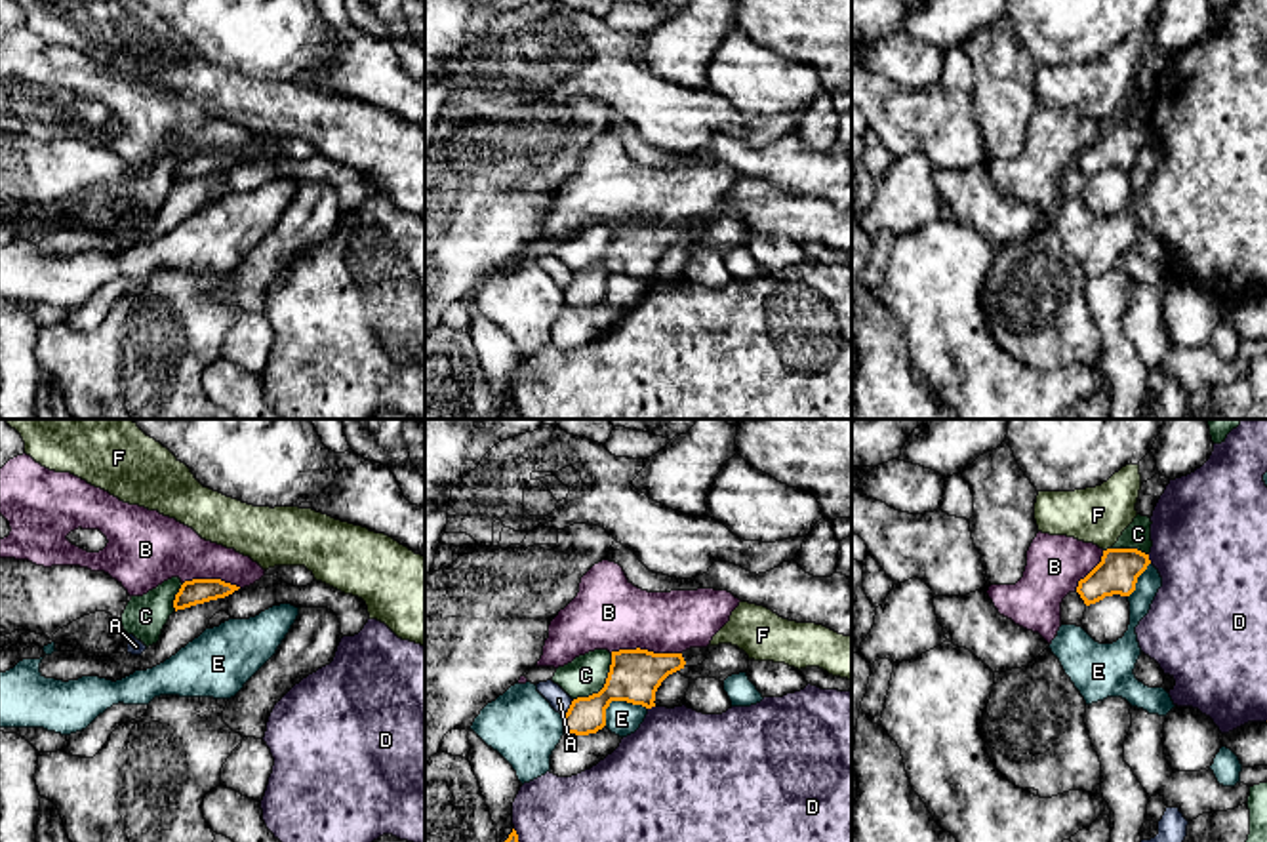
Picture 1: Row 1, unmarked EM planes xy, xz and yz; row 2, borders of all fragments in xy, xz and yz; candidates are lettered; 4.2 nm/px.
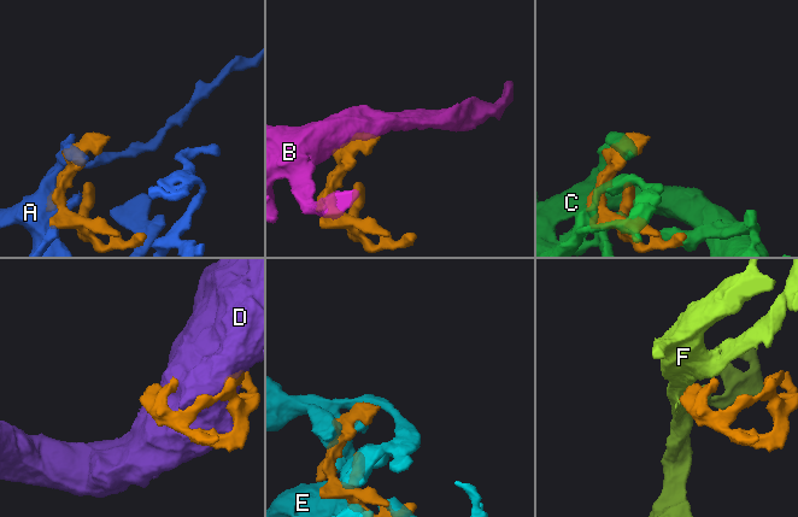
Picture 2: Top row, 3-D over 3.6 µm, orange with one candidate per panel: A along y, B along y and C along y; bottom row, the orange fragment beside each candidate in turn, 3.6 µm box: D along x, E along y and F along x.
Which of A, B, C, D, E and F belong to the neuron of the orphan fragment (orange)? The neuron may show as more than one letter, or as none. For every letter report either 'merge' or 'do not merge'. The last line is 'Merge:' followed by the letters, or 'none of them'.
A: do not merge
B: do not merge
C: do not merge
D: do not merge
E: do not merge
F: do not merge
Merge: none of them

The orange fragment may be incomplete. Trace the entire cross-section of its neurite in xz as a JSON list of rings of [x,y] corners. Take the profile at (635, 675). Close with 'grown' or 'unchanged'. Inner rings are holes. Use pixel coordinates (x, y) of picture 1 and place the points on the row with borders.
[[[732,644],[709,646],[707,659],[697,667],[688,667],[682,653],[654,653],[640,648],[612,652],[604,688],[572,701],[564,714],[564,732],[596,733],[606,726],[606,709],[612,701],[655,707],[657,688],[676,671],[690,680],[709,676],[724,682],[732,674],[747,672],[747,669],[749,655]]] | grown

